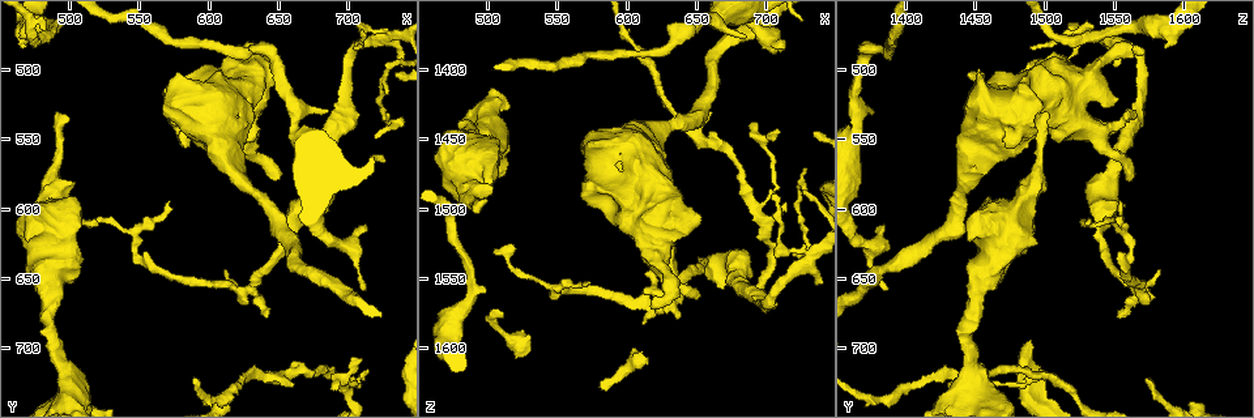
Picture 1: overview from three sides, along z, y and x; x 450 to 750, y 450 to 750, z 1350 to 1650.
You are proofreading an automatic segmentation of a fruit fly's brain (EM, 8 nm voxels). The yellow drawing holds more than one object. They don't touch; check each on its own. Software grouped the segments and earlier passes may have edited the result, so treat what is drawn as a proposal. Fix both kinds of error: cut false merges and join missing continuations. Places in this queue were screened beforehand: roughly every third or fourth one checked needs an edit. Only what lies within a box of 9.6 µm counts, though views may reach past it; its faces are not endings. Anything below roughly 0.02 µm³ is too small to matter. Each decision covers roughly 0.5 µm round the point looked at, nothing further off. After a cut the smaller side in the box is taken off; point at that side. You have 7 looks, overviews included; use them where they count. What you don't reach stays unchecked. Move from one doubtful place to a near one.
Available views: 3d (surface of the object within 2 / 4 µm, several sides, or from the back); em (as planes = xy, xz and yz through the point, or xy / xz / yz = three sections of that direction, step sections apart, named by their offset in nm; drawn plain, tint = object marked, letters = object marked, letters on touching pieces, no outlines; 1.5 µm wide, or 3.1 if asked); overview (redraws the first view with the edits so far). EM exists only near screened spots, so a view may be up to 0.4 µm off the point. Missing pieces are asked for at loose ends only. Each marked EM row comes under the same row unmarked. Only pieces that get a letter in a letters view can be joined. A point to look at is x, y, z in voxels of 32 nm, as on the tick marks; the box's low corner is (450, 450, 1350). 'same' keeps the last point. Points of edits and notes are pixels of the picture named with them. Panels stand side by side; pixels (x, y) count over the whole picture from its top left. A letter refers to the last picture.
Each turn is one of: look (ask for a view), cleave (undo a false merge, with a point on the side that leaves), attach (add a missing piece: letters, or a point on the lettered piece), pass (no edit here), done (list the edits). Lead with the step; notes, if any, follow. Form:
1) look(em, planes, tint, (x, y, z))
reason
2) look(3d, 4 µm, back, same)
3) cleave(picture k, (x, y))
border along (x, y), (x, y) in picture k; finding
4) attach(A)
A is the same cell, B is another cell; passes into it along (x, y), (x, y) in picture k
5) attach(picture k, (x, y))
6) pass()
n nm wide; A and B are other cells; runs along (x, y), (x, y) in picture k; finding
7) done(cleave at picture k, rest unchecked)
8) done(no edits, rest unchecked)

look(3d, 4 µm, (572, 596, 1554))
free end

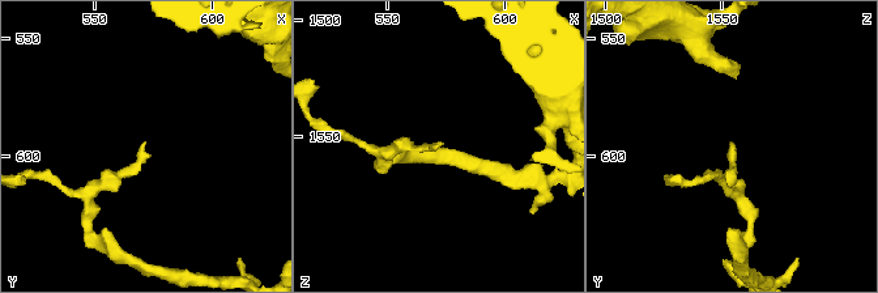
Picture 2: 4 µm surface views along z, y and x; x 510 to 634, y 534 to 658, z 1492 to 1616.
look(em, planes, letters, (573, 595, 1553))

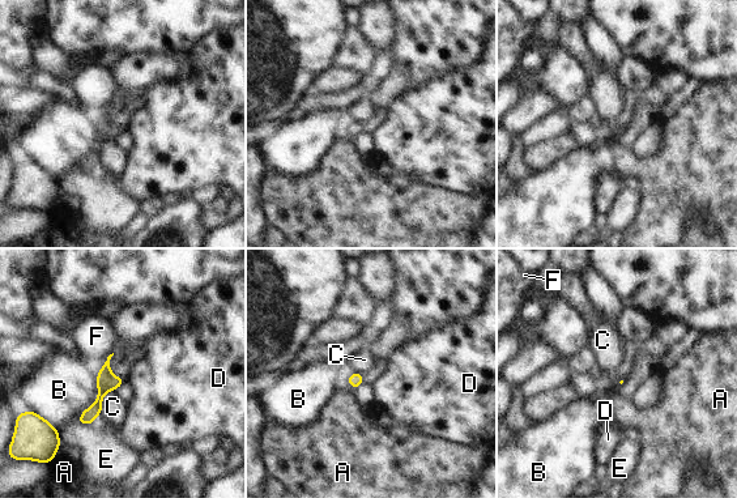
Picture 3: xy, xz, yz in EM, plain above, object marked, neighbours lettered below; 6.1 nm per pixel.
pass()
A, B, C, D, E and F are other cells; none of them fits

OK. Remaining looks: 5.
look(em, planes, tint, (486, 580, 1494))
thick turns thin

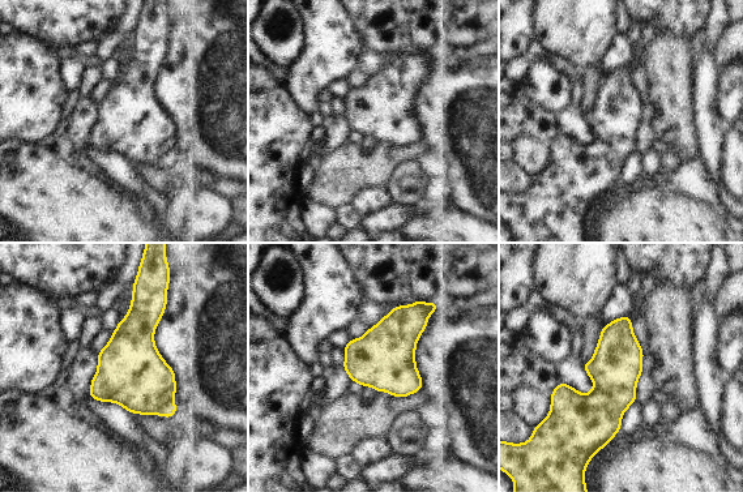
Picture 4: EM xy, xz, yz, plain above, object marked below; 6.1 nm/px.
look(em, planes, letters, same)

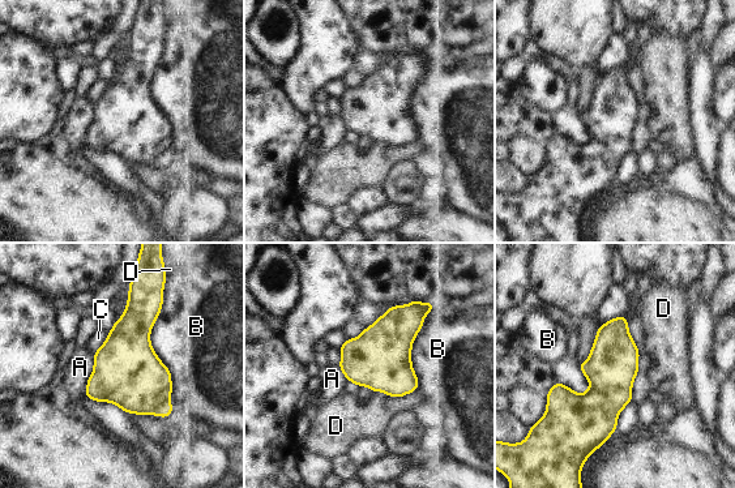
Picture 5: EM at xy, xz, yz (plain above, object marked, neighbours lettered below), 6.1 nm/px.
pass()
300 nm wide; A, B, C and D are other cells; border along (94, 354), (94, 368), (84, 393) in picture 5; continuous, no second neuron

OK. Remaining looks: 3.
look(em, planes, letters, (616, 490, 1570))
an open end

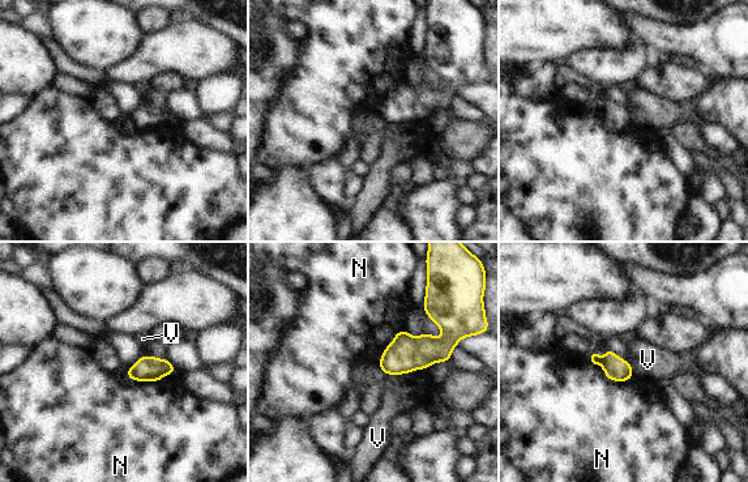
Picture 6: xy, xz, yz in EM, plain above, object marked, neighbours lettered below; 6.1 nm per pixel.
pass()
N and V are other cells; border along (588, 359), (610, 379), (631, 380) in picture 6; none of them fits

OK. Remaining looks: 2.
done(no edits, rest unchecked)

